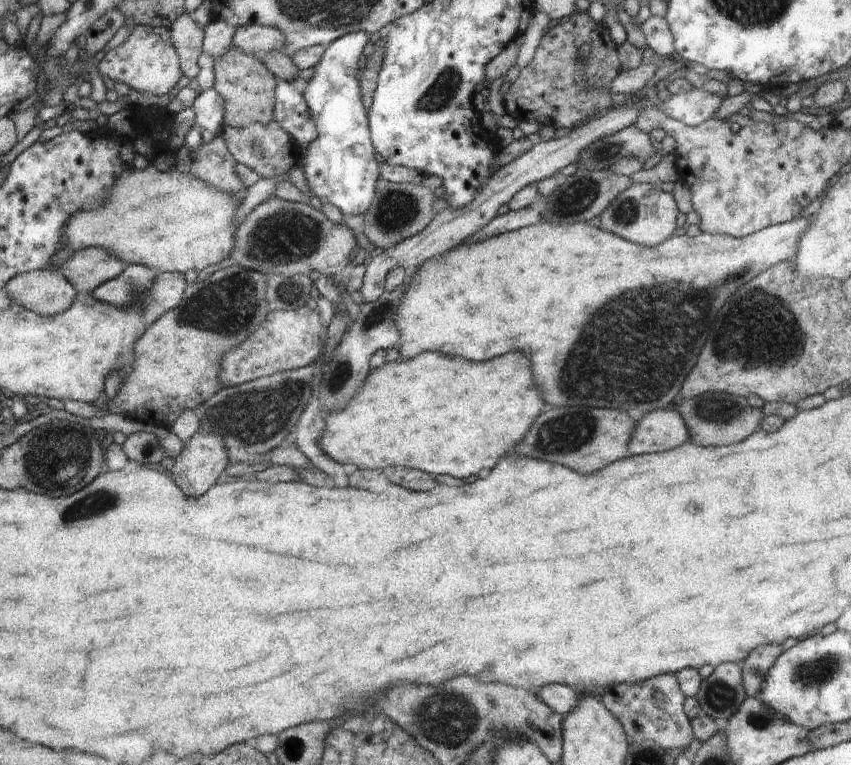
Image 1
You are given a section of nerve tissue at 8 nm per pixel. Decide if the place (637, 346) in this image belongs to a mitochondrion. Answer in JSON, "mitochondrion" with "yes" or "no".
{"mitochondrion":"yes"}

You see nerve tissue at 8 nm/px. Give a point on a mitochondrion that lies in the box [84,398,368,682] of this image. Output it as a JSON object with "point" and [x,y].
{"point":[148,449]}

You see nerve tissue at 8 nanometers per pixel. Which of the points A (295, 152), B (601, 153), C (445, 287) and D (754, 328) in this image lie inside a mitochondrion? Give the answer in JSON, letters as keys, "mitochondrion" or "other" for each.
{"A":"other","B":"mitochondrion","C":"other","D":"mitochondrion"}

